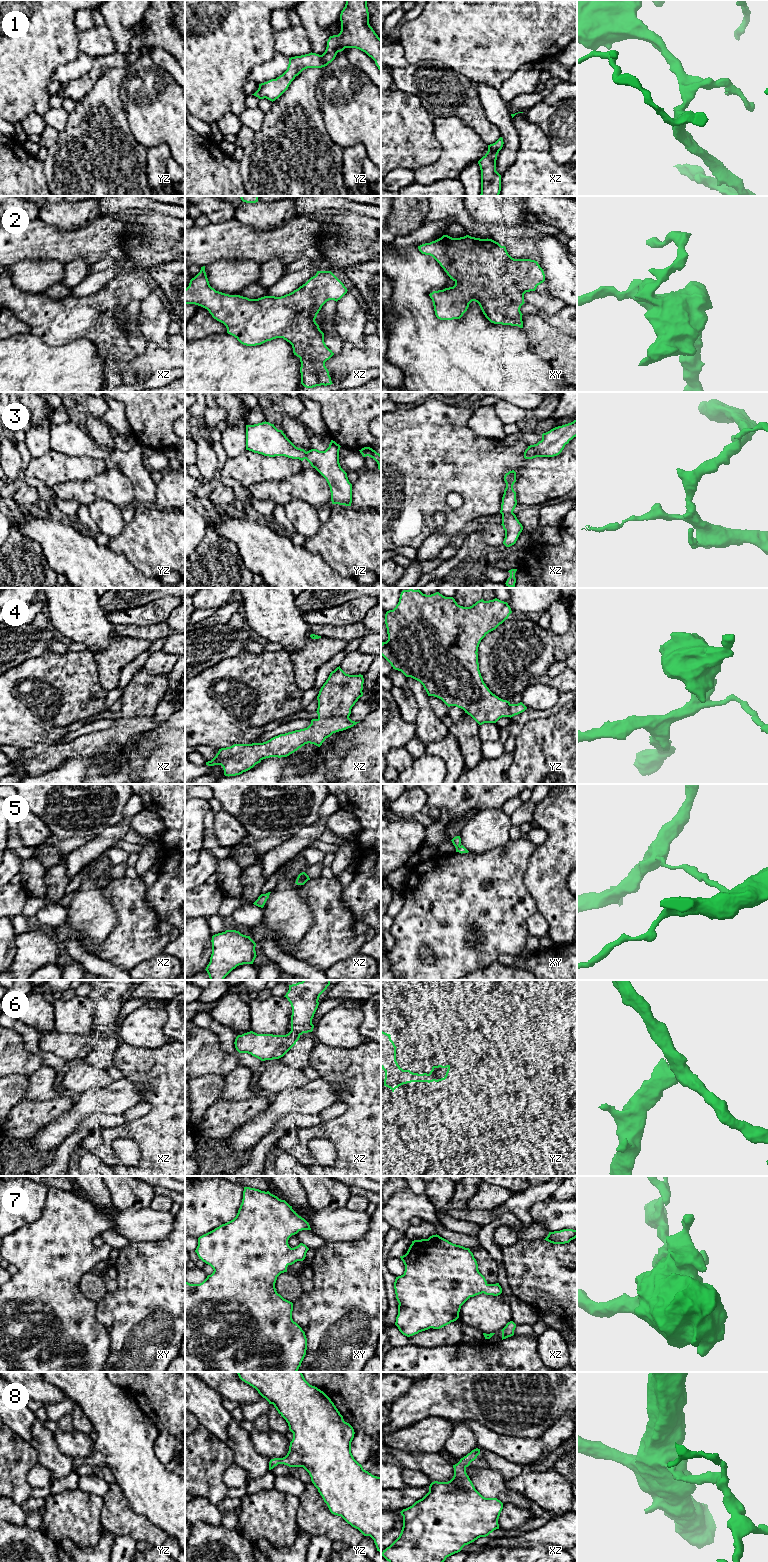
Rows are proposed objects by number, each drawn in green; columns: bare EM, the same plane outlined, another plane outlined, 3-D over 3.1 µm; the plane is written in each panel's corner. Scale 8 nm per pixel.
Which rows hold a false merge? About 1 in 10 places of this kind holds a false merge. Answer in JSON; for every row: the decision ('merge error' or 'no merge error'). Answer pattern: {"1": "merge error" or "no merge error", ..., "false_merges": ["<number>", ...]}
{"1": "no merge error", "2": "no merge error", "3": "no merge error", "4": "no merge error", "5": "no merge error", "6": "merge error", "7": "no merge error", "8": "no merge error", "false_merges": ["6"]}

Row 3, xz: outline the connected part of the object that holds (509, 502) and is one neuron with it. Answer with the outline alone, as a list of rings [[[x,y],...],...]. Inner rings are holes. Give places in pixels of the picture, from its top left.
[[[514,470],[509,471],[504,476],[506,488],[502,497],[502,504],[500,513],[502,514],[502,526],[505,530],[505,538],[503,544],[506,547],[514,545],[523,530],[522,524],[513,513],[516,505],[516,492],[513,489],[513,485],[516,482],[516,472]]]

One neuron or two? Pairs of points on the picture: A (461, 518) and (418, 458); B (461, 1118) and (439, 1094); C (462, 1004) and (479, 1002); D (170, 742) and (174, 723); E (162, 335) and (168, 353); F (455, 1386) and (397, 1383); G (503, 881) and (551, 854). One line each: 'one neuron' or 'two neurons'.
A: one neuron
B: two neurons
C: one neuron
D: two neurons
E: two neurons
F: two neurons
G: two neurons

